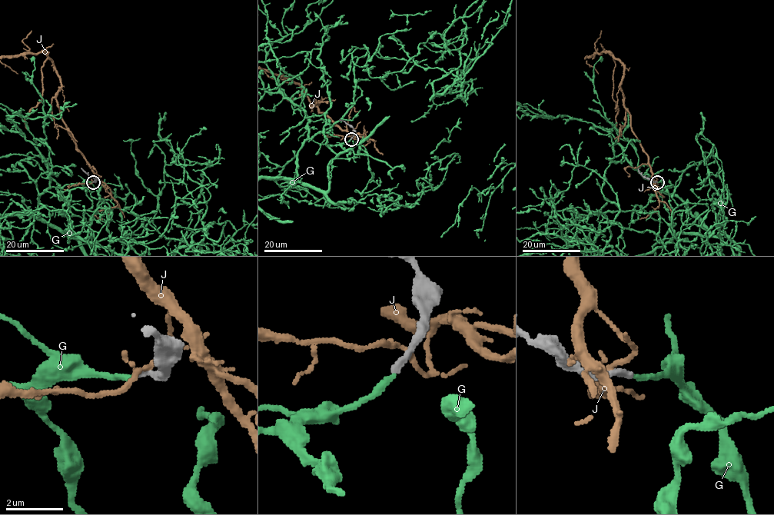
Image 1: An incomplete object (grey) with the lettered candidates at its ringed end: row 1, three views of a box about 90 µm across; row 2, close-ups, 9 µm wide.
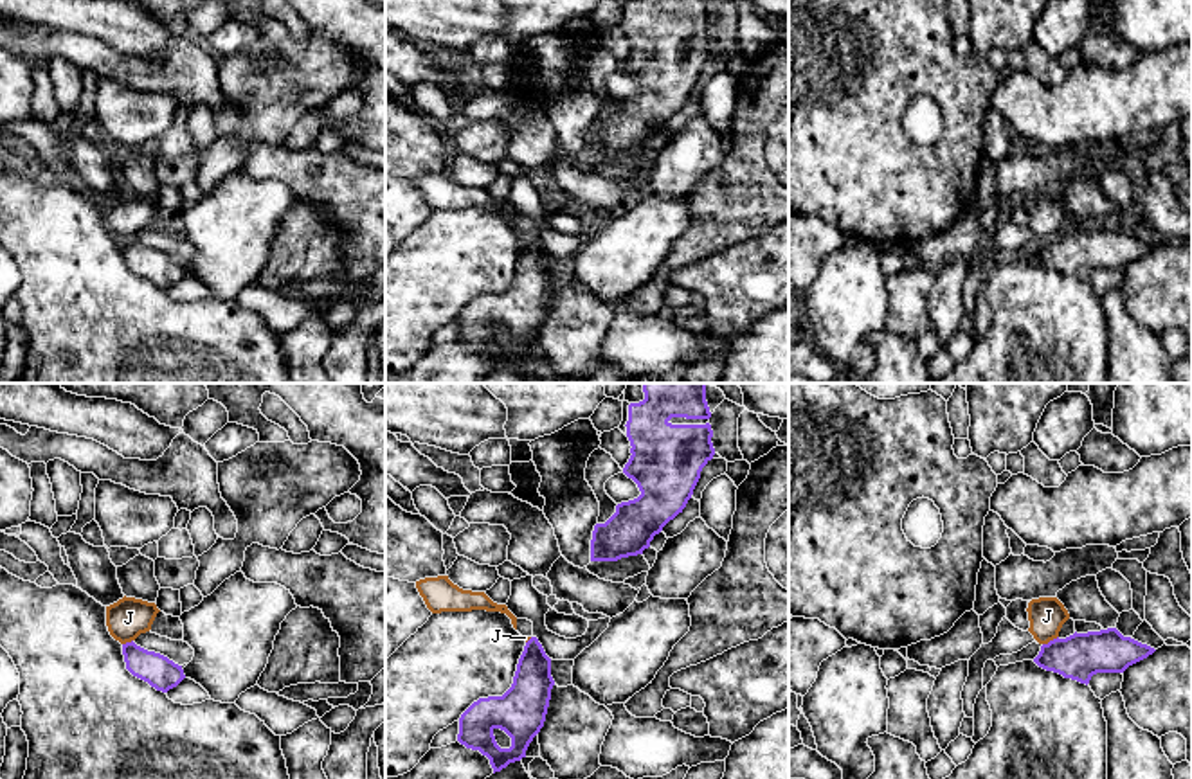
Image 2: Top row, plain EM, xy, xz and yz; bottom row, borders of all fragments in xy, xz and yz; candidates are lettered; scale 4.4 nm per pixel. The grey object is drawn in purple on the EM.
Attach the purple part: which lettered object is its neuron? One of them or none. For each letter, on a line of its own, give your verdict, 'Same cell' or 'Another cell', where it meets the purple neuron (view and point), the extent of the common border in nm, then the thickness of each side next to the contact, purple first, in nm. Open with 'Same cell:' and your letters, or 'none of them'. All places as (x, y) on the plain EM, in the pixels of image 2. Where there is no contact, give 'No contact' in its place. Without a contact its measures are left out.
Same cell: G
G: Same cell. No contact
J: Another cell. Touches purple at yz (1050, 238). Shared border 80 nm. Thickness 200 nm (purple) against 160 nm

